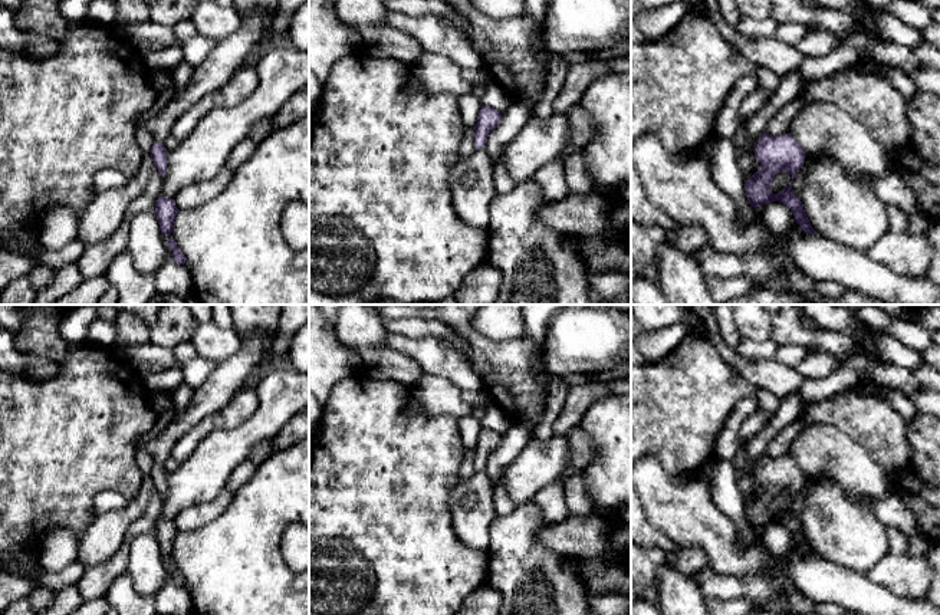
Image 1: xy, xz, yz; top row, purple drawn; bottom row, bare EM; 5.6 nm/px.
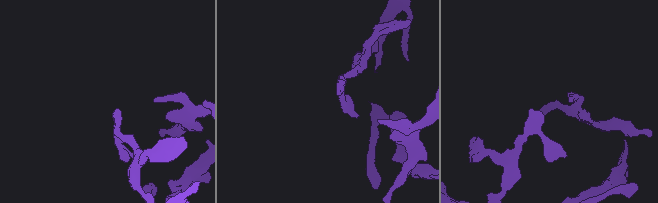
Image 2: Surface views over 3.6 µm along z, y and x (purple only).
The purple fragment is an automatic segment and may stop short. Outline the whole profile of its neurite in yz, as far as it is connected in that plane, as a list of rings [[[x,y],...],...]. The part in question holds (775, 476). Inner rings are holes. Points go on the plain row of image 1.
[[[763,454],[753,474],[760,484],[760,490],[749,501],[745,501],[749,526],[757,530],[779,523],[791,530],[795,543],[806,556],[818,556],[805,536],[801,520],[792,512],[795,496],[805,484],[805,473],[799,464],[791,456],[776,458]],[[780,493],[791,496],[792,503],[782,513],[773,516],[769,509]]]

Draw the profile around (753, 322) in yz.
[[[733,305],[733,320],[742,339],[763,342],[773,333],[773,315],[762,305]]]

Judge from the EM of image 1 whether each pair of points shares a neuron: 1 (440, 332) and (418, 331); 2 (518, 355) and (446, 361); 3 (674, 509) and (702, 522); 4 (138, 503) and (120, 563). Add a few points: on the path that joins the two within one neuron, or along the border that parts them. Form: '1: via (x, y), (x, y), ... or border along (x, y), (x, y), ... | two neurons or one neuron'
1: via (434, 331), (424, 331) | one neuron
2: border along (443, 341), (453, 345), (462, 354), (485, 387) | two neurons
3: via (682, 512), (694, 522) | one neuron
4: border along (150, 496), (145, 510), (132, 523), (115, 555) | two neurons

